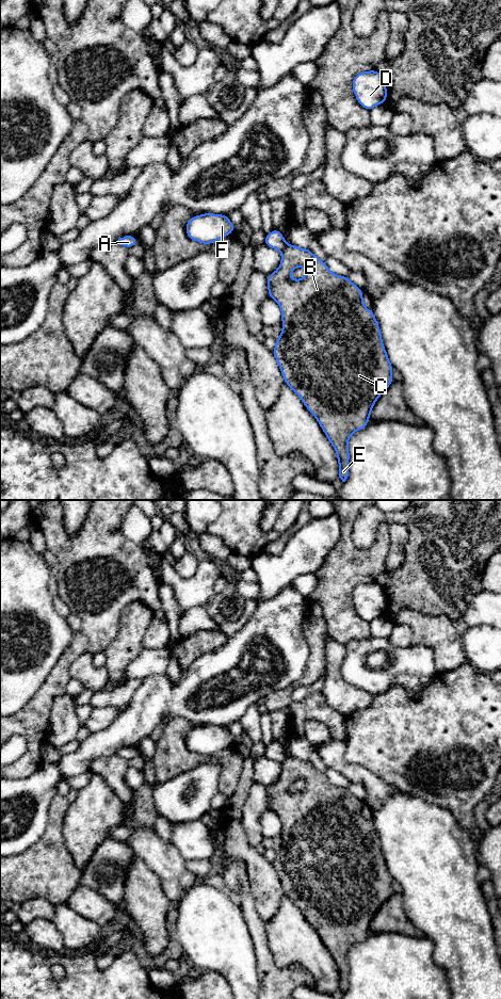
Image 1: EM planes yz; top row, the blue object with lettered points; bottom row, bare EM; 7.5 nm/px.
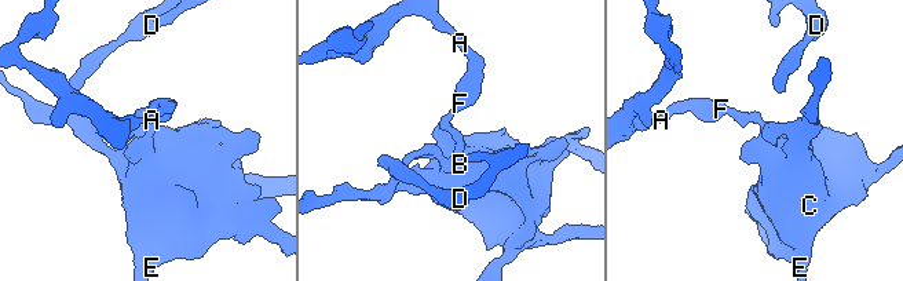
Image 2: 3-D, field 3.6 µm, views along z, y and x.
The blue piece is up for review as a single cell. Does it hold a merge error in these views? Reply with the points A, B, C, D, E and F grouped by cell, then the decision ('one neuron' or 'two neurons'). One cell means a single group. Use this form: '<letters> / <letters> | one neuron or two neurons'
A D F / B C E | two neurons

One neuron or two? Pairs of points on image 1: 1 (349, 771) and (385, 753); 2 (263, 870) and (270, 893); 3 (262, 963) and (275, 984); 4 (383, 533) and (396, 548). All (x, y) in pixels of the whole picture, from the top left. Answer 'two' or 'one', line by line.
1: two
2: one
3: one
4: two

